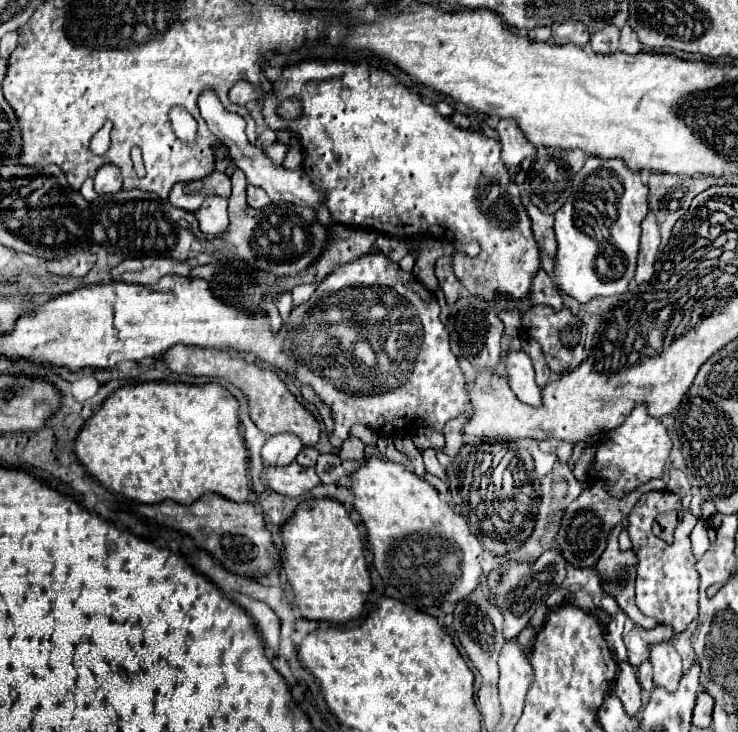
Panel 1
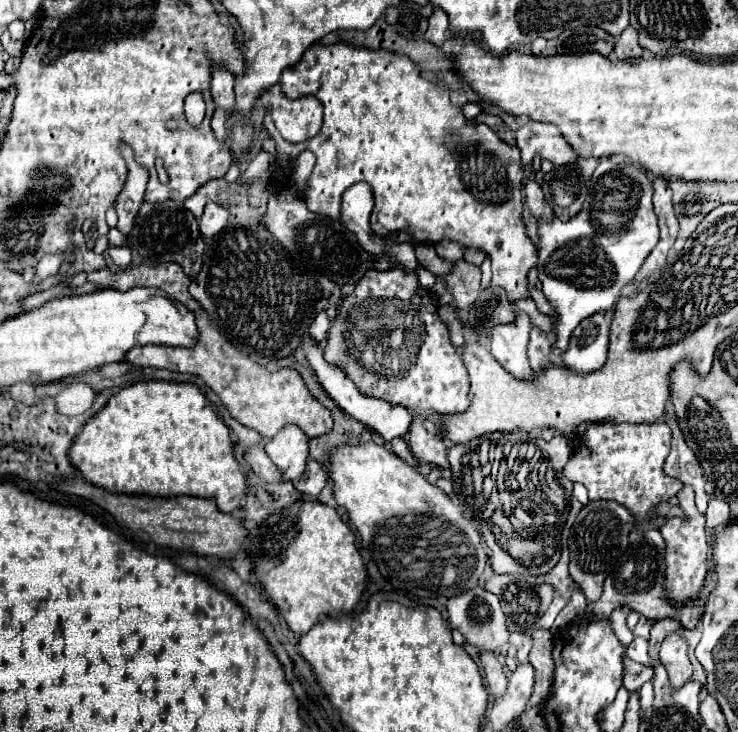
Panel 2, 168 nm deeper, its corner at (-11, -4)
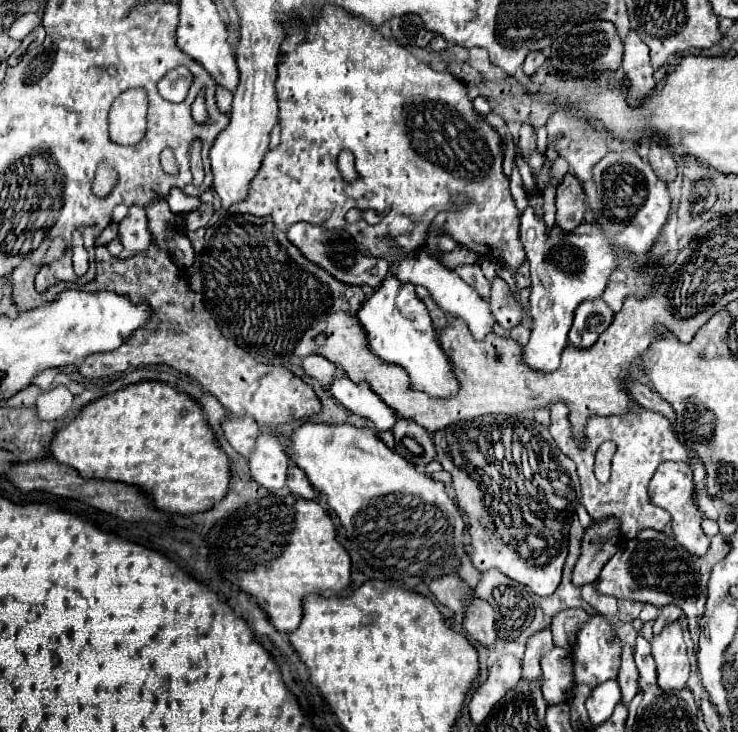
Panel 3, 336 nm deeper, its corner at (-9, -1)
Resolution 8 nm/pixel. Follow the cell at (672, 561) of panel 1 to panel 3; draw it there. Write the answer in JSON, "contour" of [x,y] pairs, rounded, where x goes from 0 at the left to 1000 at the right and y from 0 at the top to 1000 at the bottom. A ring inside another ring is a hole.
{"contour":[[[896,633],[879,660],[882,684],[909,701],[912,731],[917,742],[939,761],[953,761],[961,753],[961,734],[950,723],[950,704],[939,690],[939,646],[931,633]]]}

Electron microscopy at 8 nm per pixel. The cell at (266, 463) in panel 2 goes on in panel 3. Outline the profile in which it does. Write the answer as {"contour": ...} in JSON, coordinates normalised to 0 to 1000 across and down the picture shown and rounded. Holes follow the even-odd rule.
{"contour":[[[313,570],[302,575],[302,589],[313,611],[337,627],[337,619],[343,619],[343,608],[354,594],[351,581],[340,570]]]}

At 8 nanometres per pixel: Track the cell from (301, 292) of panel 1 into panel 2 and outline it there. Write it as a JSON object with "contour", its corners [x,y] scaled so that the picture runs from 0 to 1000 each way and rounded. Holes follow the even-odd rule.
{"contour":[[[432,429],[430,434],[427,434],[427,440],[421,441],[419,448],[419,455],[421,462],[424,462],[424,467],[430,467],[430,470],[440,470],[440,464],[443,464],[443,454],[446,454],[447,436],[443,429]]]}

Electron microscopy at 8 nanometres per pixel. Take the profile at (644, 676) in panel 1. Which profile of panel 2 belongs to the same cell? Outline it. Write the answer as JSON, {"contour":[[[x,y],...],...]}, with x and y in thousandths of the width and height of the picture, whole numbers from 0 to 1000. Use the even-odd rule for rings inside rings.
{"contour":[[[874,932],[866,943],[866,962],[867,974],[871,975],[879,964],[882,964],[882,956],[885,956],[885,934],[882,932]]]}

